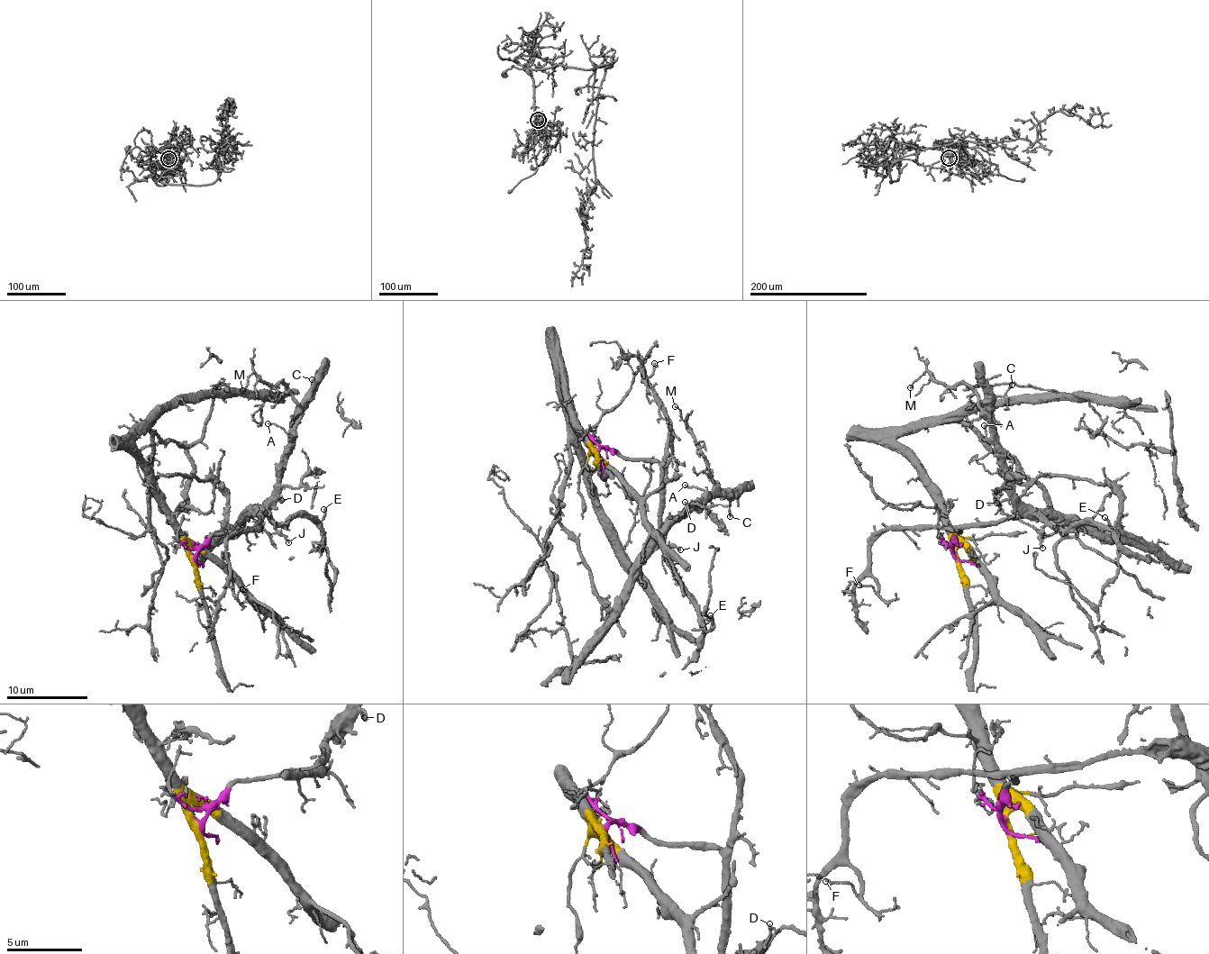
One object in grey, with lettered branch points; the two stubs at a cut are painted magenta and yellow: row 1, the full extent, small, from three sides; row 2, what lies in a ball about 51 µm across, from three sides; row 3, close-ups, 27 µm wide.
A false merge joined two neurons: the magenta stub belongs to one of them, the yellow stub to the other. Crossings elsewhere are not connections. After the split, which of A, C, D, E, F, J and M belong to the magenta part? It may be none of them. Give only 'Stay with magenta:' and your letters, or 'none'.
Stay with magenta: A, C, D, E, F, J, M

